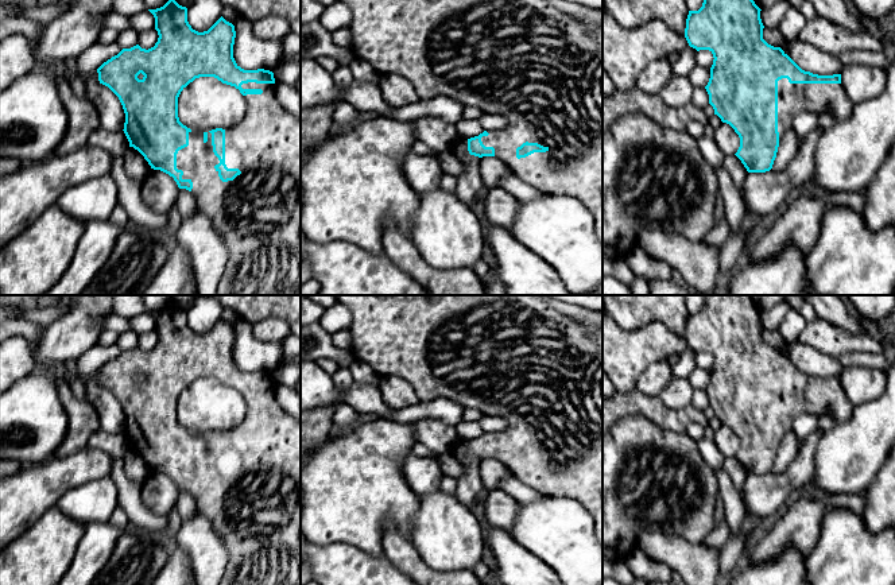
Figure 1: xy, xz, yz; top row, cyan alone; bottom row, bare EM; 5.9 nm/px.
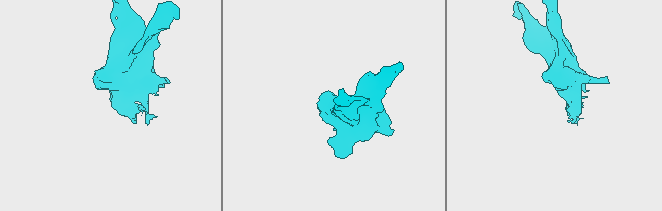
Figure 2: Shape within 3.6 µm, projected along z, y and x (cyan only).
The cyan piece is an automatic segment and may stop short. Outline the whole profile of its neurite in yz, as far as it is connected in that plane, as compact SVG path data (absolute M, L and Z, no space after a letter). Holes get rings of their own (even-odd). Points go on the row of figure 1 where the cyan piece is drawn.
M704 0L698 11L689 11L685 28L690 47L713 54L705 86L709 104L714 115L739 135L740 147L735 155L748 173L772 168L779 143L799 113L822 116L830 111L840 120L846 120L855 105L844 90L841 74L805 71L780 47L768 44L763 39L760 11L753 0Z

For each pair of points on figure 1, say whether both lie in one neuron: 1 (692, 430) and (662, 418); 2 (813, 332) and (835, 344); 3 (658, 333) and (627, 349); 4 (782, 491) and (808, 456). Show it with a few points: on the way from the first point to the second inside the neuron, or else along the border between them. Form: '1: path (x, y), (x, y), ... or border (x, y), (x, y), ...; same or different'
1: border (704, 426), (690, 422), (685, 432); different
2: path (818, 334), (829, 340); same
3: path (650, 341), (644, 347), (635, 349); same
4: path (787, 483), (804, 464); same

